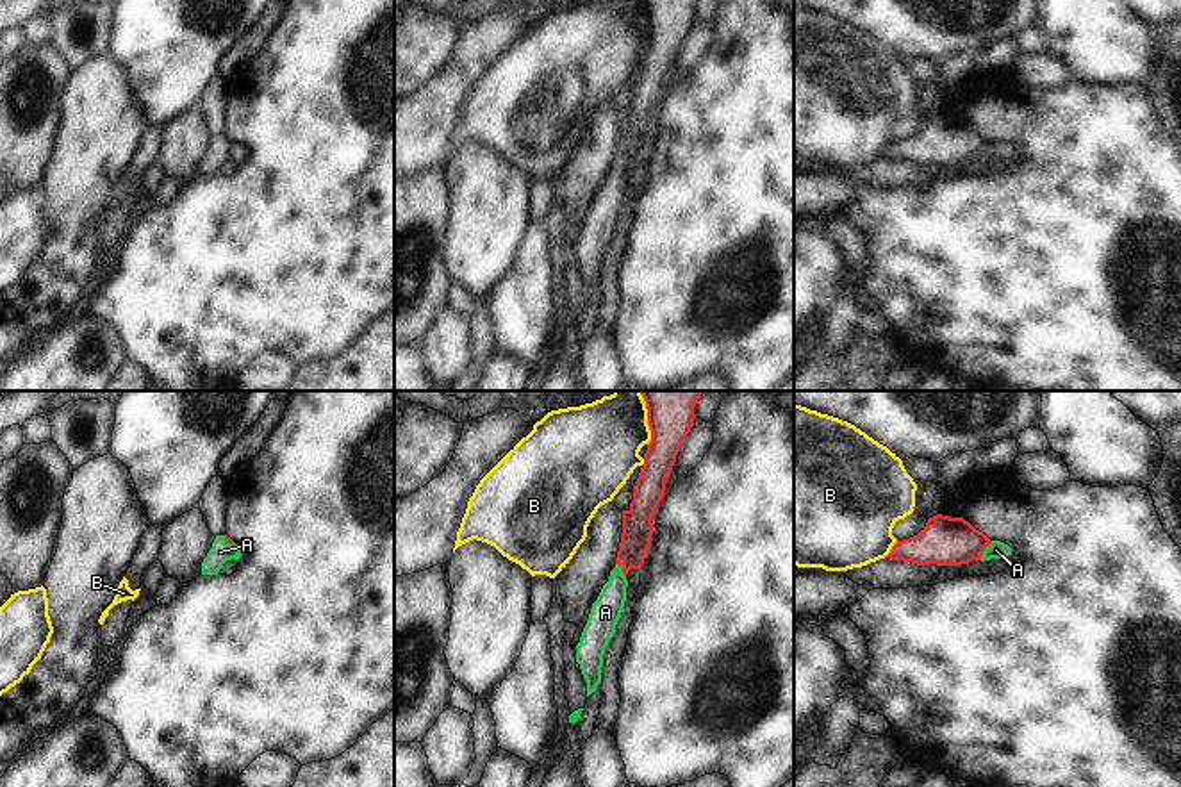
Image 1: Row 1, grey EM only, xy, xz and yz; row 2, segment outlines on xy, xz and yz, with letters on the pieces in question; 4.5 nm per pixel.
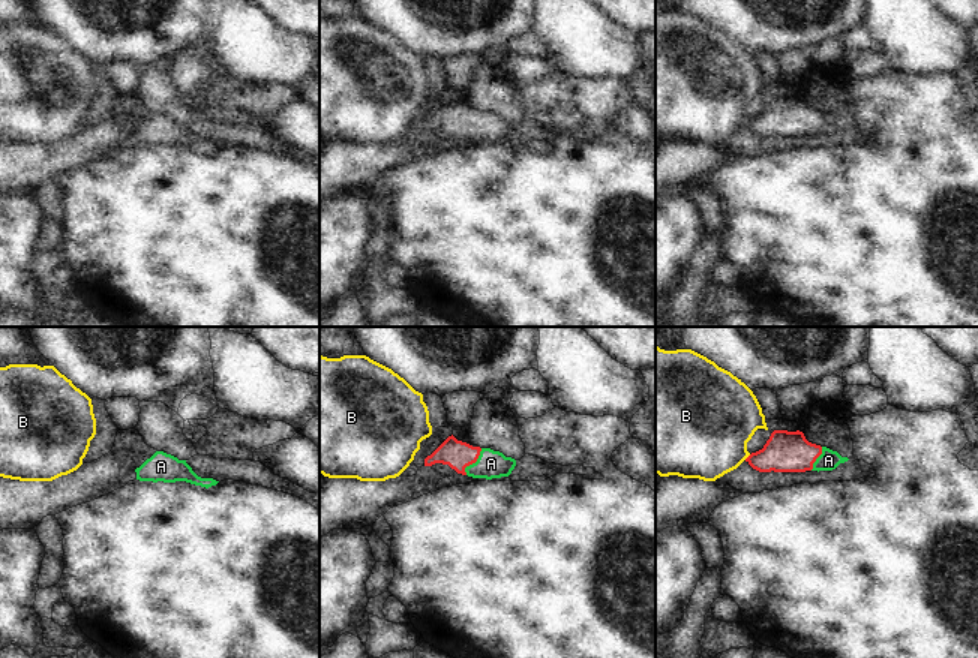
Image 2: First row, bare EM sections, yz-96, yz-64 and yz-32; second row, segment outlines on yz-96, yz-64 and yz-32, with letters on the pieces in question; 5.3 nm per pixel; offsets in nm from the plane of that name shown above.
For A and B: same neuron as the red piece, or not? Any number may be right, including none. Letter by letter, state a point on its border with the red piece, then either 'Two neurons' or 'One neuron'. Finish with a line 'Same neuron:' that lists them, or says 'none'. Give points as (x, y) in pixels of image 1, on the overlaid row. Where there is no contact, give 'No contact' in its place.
A: Touches red at yz (983, 550). One neuron
B: Touches red at yz (892, 548). Two neurons
Same neuron: A

